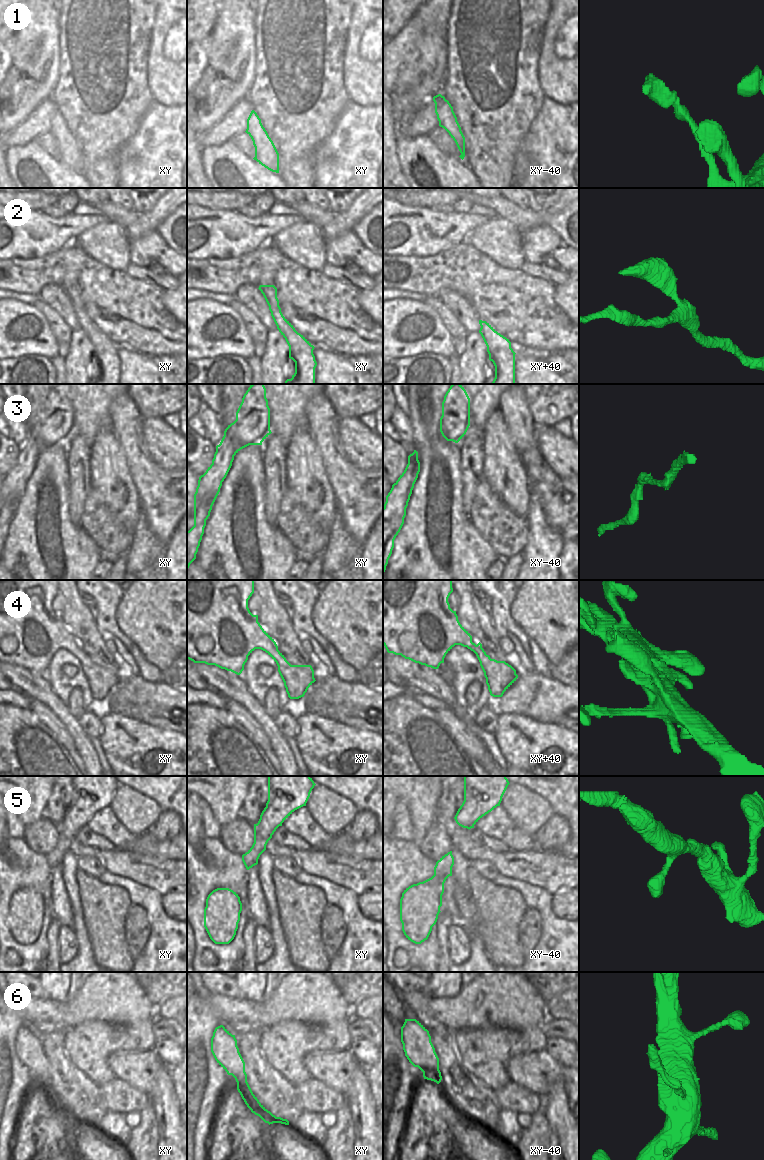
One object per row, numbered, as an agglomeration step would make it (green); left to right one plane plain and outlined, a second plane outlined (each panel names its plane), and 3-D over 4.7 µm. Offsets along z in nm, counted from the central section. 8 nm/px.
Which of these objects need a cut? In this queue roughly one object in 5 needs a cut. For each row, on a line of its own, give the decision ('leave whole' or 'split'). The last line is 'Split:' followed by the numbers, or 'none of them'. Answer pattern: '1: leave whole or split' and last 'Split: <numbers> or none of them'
1: leave whole
2: leave whole
3: leave whole
4: leave whole
5: leave whole
6: leave whole
Split: none of them

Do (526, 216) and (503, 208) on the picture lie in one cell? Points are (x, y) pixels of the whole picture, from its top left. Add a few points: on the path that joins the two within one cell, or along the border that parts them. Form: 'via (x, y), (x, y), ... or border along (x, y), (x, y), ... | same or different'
via (520, 216), (509, 211) | same

